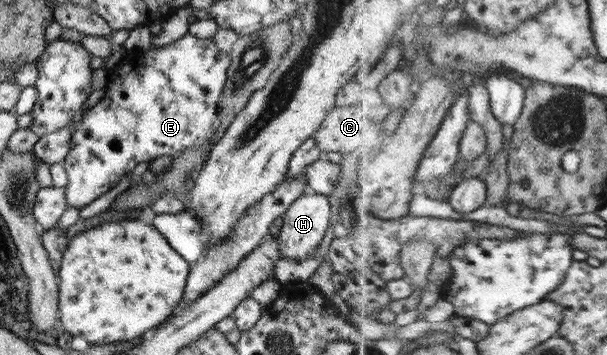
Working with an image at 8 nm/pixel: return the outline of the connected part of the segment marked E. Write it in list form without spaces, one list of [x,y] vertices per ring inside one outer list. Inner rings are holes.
[[[187,32],[178,40],[162,48],[152,47],[142,56],[133,61],[123,61],[119,68],[114,69],[116,87],[108,86],[97,105],[82,115],[69,140],[68,154],[62,161],[67,176],[64,186],[67,208],[73,206],[78,213],[83,206],[113,188],[140,162],[159,156],[172,157],[185,148],[206,144],[218,125],[218,97],[224,88],[229,63],[228,56],[216,48],[212,38],[196,38]]]

